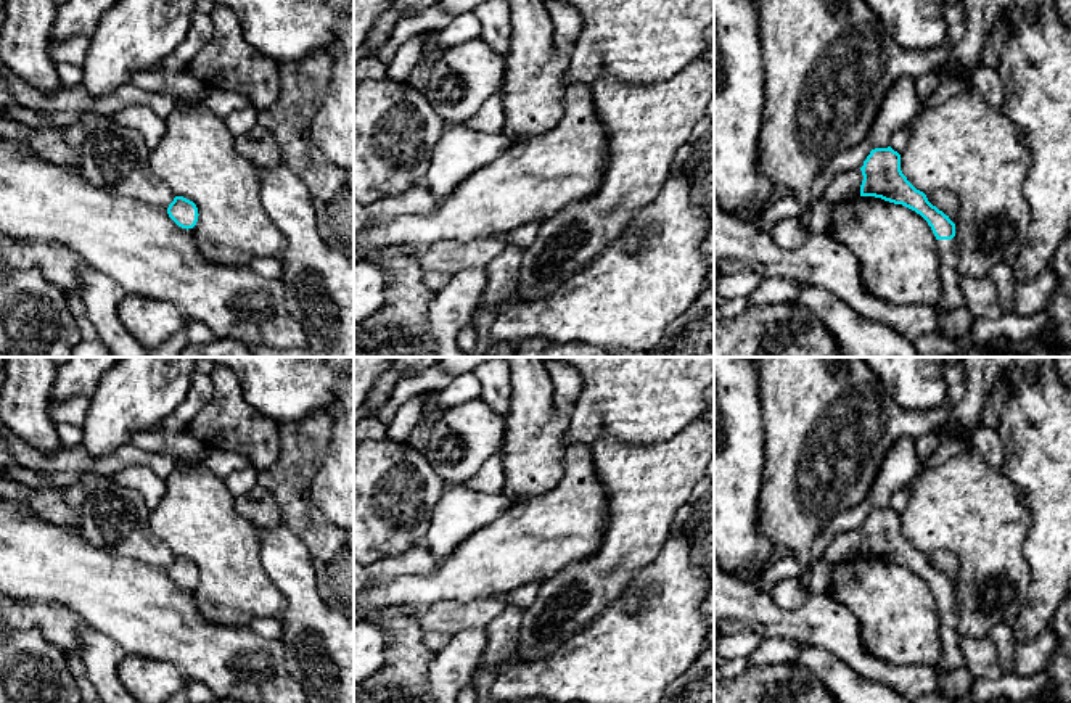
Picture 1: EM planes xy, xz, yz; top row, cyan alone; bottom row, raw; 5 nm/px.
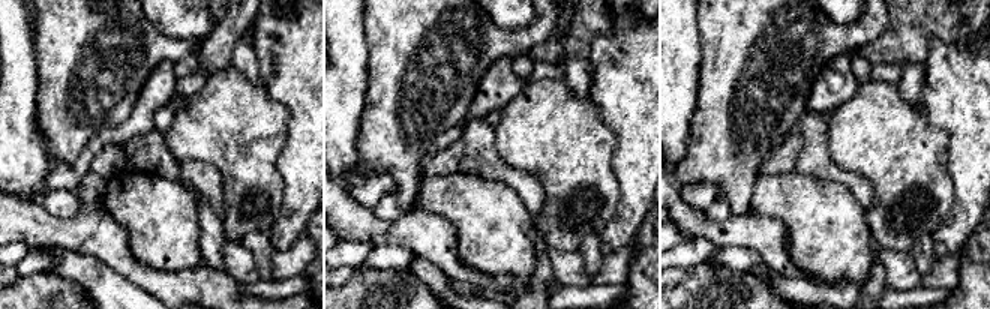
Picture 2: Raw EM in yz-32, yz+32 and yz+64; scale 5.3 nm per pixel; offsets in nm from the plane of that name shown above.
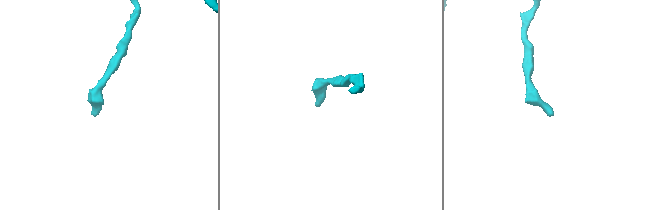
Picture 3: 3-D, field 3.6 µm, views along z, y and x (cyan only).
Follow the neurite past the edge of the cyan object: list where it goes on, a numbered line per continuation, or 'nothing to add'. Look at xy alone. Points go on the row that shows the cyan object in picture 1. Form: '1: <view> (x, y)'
nothing to add

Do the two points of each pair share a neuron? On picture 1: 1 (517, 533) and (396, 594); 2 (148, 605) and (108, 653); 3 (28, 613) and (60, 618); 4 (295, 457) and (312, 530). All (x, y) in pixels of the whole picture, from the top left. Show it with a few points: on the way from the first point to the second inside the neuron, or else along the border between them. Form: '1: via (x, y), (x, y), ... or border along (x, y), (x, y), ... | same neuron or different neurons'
1: via (486, 563), (473, 568), (462, 578), (426, 591) | same neuron
2: border along (84, 623), (106, 634), (126, 653) | different neurons
3: via (36, 615), (52, 618) | same neuron
4: via (295, 475), (295, 504), (298, 512) | same neuron

